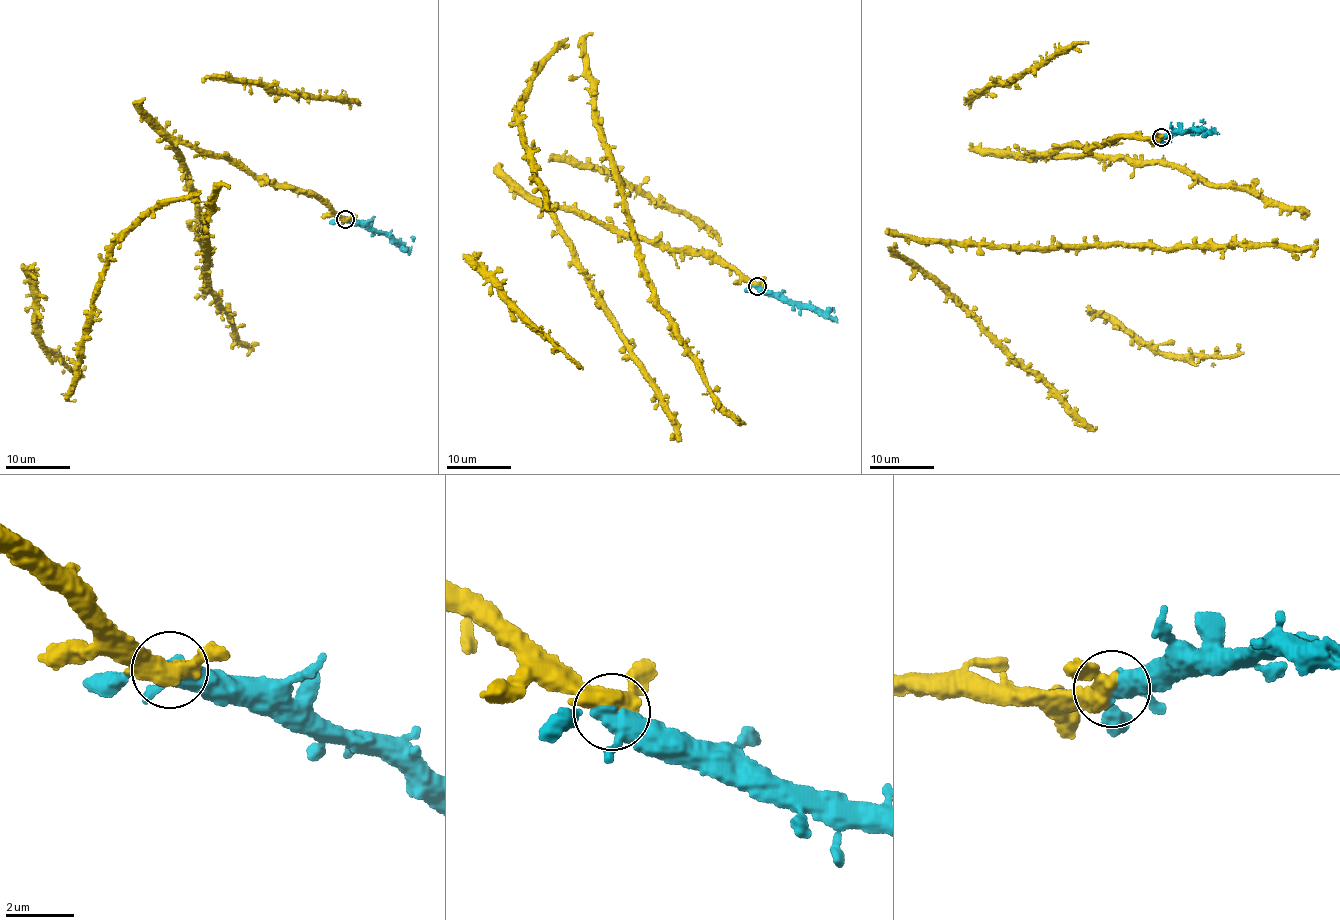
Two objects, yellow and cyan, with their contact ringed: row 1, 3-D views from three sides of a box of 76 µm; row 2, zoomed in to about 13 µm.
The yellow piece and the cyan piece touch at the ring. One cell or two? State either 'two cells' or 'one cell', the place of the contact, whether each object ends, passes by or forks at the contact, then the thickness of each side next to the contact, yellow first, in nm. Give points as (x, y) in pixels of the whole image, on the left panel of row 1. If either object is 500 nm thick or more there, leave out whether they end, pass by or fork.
one cell; at (345, 219); yellow passes by; cyan forks there; 480 nm thick on the yellow side, 340 nm on the other

